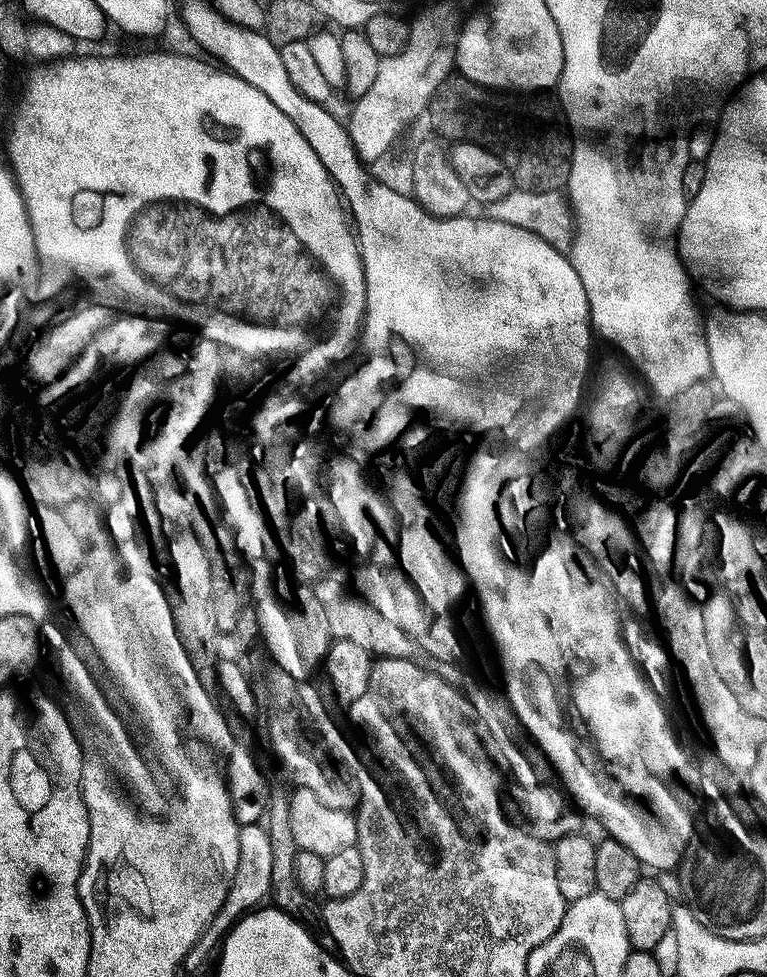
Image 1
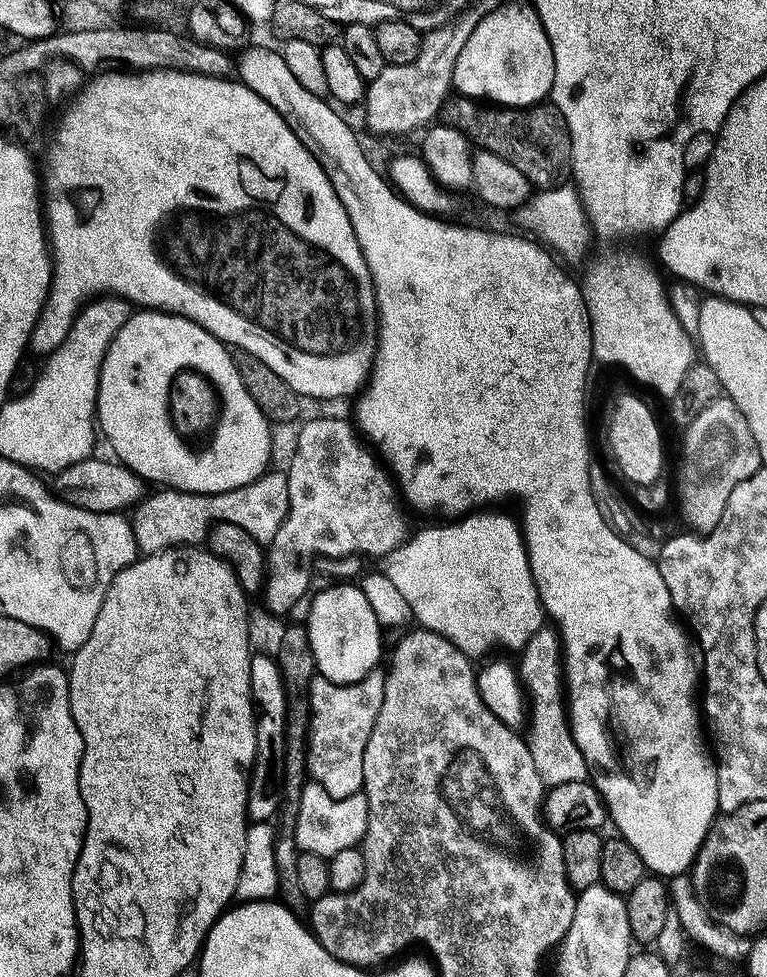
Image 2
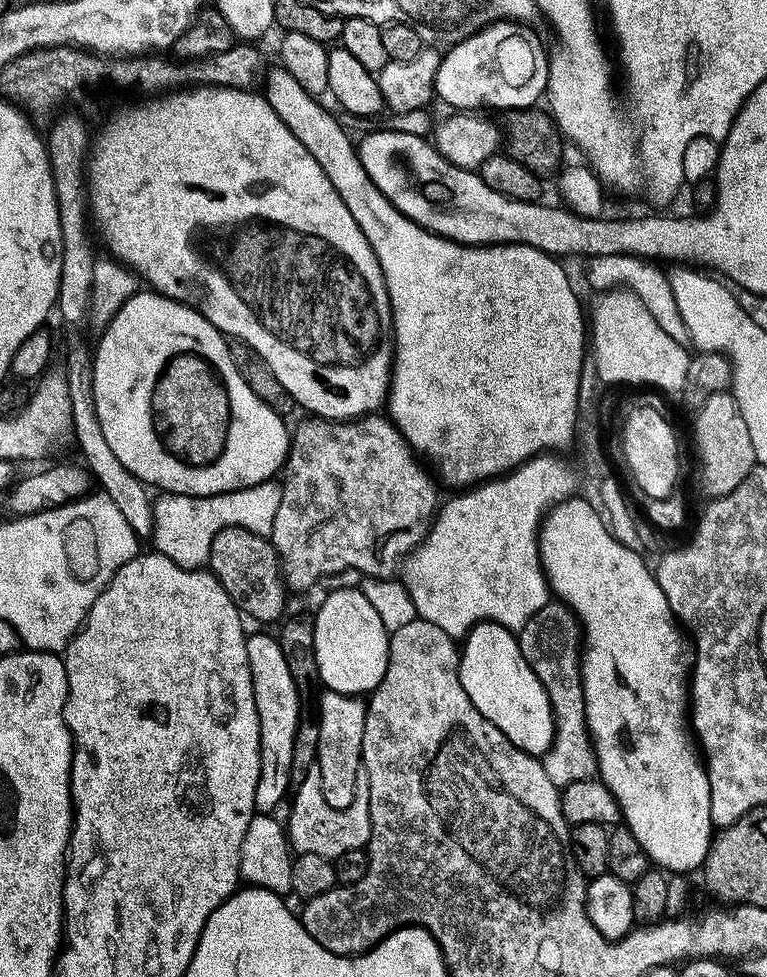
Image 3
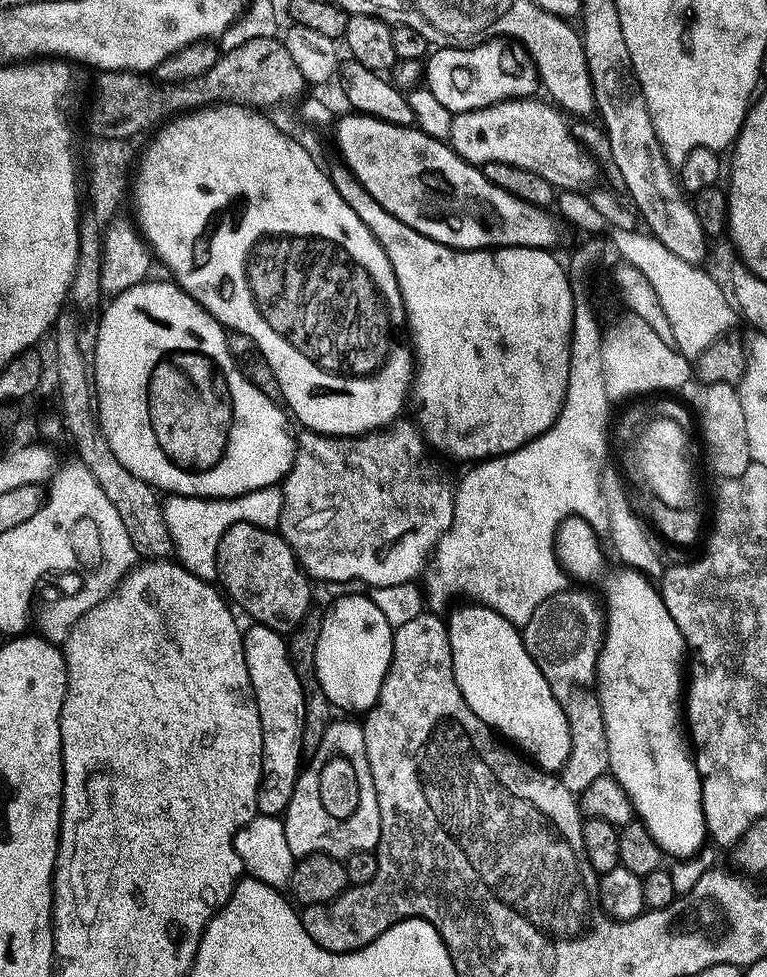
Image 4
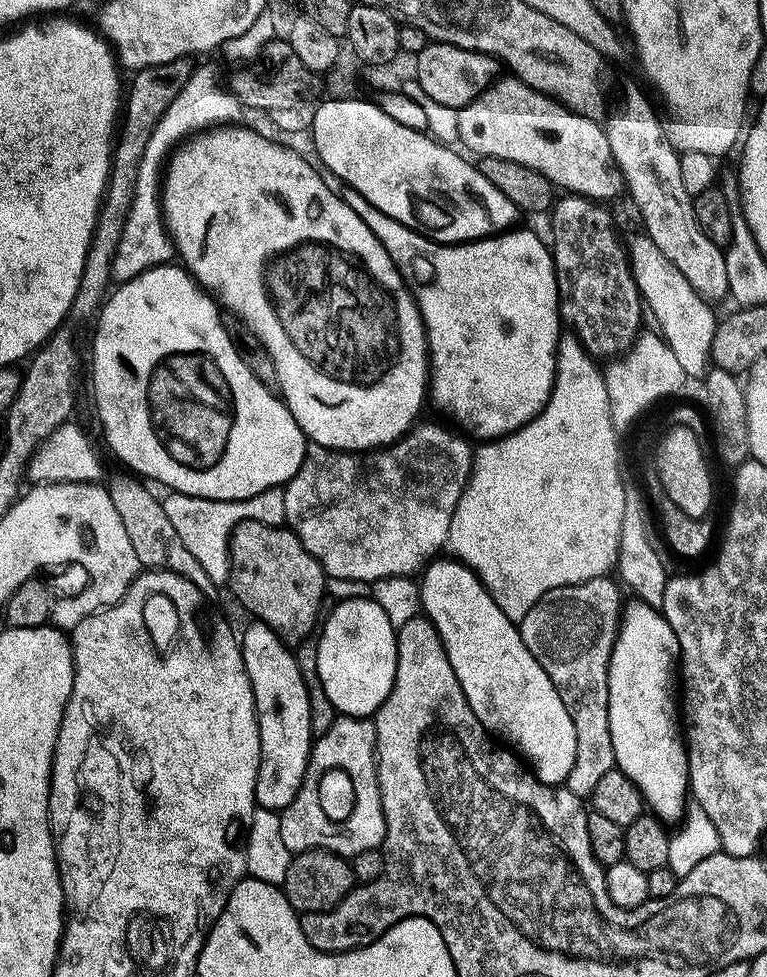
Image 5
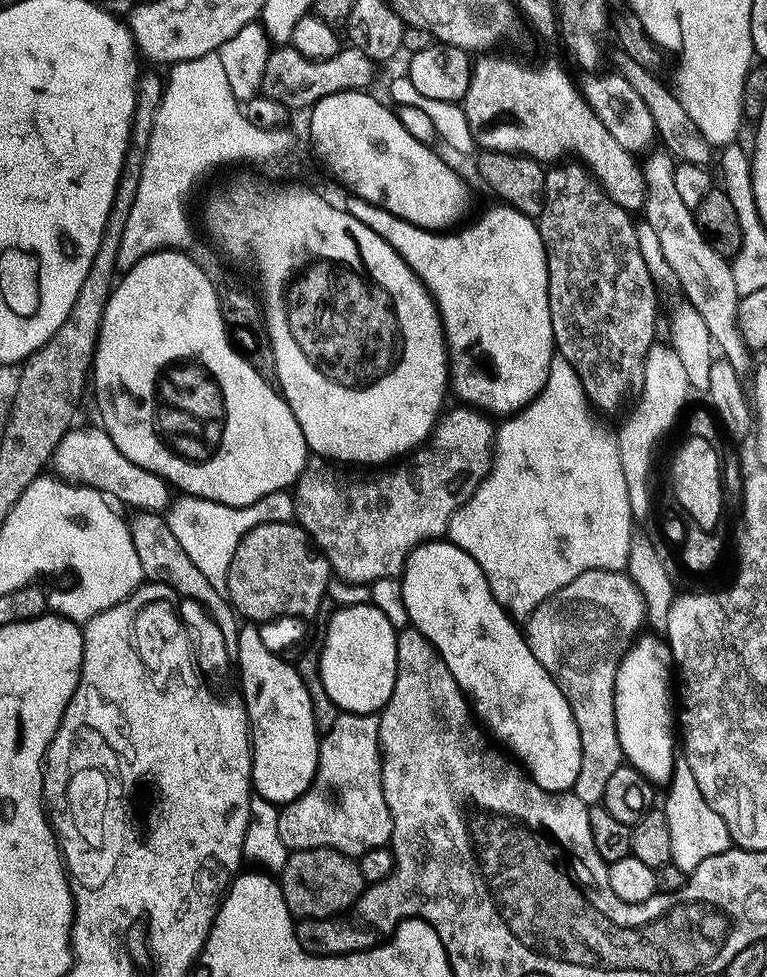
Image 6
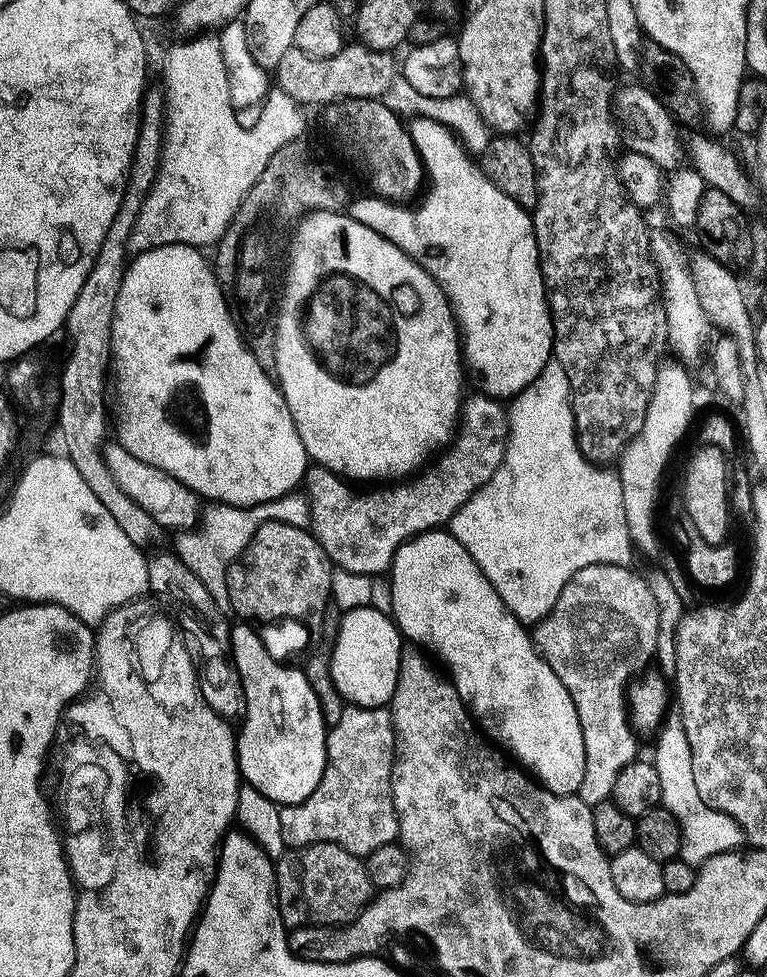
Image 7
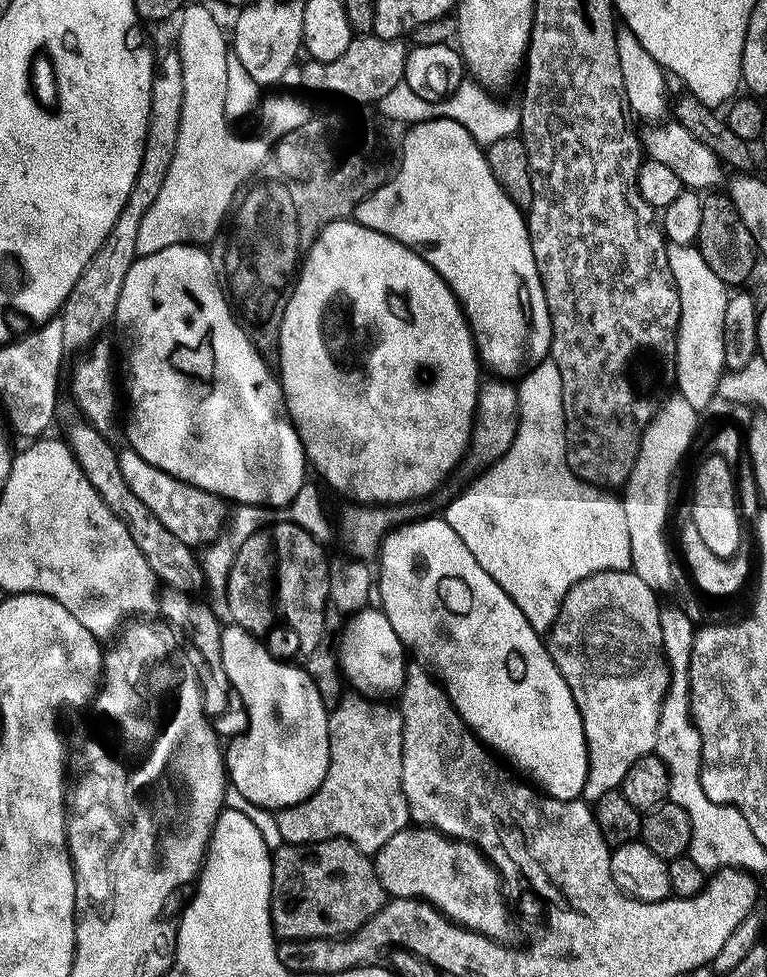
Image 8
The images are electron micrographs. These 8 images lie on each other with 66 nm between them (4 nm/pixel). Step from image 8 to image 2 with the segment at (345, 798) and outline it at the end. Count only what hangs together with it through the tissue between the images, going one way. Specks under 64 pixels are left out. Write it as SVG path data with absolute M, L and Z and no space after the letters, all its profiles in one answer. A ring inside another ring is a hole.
M313 782L306 785L300 809L294 818L296 844L301 852L331 858L342 854L342 850L347 848L360 848L366 838L367 829L368 799L365 796L361 794L346 798L345 801L335 801L322 786Z

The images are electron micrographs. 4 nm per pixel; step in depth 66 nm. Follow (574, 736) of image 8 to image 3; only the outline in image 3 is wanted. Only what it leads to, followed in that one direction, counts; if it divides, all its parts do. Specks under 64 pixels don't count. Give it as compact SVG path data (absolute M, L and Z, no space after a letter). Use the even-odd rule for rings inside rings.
M490 623L476 625L462 644L460 677L466 694L470 694L470 702L478 706L478 714L482 714L486 722L494 722L494 726L498 726L498 730L502 730L502 734L506 734L506 738L510 738L518 750L537 758L543 758L551 752L556 742L556 716L552 713L552 703L542 682L538 682L538 674L534 674L530 662L526 662L519 639L509 628Z

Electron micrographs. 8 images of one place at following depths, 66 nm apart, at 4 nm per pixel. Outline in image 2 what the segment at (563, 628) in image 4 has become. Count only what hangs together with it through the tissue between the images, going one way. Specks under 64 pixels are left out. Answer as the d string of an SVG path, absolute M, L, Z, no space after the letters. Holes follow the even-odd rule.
M555 627L539 628L530 638L530 642L522 649L524 656L518 663L520 679L527 695L536 699L536 705L530 708L530 724L532 720L532 736L530 747L532 757L540 771L540 777L549 789L566 786L570 782L588 780L590 765L585 760L578 742L572 736L570 712L566 707L566 677L564 674L564 649L560 633Z

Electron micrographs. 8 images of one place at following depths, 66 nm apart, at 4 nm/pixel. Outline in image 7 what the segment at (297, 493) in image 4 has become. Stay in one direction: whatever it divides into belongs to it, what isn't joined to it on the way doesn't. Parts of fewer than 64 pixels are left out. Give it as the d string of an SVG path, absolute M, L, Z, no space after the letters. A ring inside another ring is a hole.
M469 395L462 405L462 423L454 443L411 482L359 492L356 489L359 487L353 486L343 476L336 476L319 466L309 467L306 495L312 511L310 528L337 569L371 578L380 578L391 573L394 558L403 544L409 544L411 540L427 532L447 529L458 510L462 510L462 506L466 506L466 502L470 502L470 498L474 498L474 494L478 494L478 490L482 490L490 482L490 478L498 474L508 453L508 439L512 433L512 424L508 420L509 409L493 396L475 395Z

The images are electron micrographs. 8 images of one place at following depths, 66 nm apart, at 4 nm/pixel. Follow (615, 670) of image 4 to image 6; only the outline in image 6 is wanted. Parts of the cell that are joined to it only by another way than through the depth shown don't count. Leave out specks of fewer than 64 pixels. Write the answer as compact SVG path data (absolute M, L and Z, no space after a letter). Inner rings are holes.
M644 634L637 639L633 644L631 650L624 656L623 662L620 663L620 669L618 670L618 678L616 679L616 725L618 726L618 738L620 739L620 745L624 751L624 759L631 767L637 768L645 778L651 784L657 786L664 786L672 779L672 773L676 770L678 763L678 736L672 733L672 724L674 728L674 665L672 662L672 650L668 647L667 643L663 639L660 640L656 636L648 636Z

